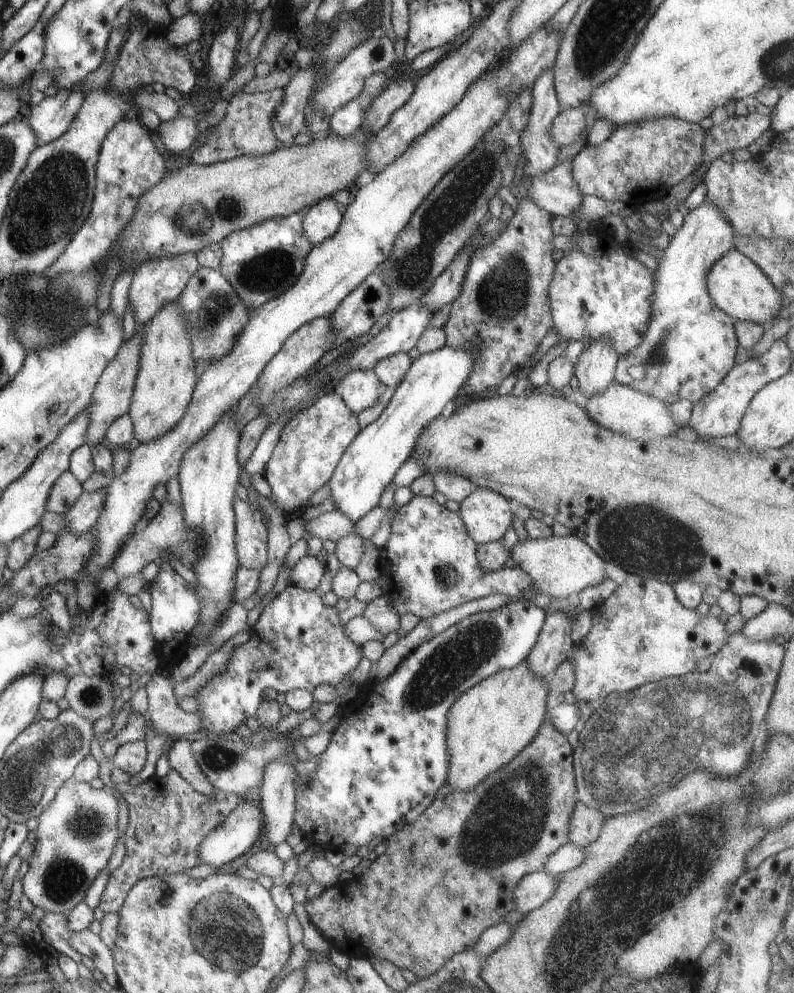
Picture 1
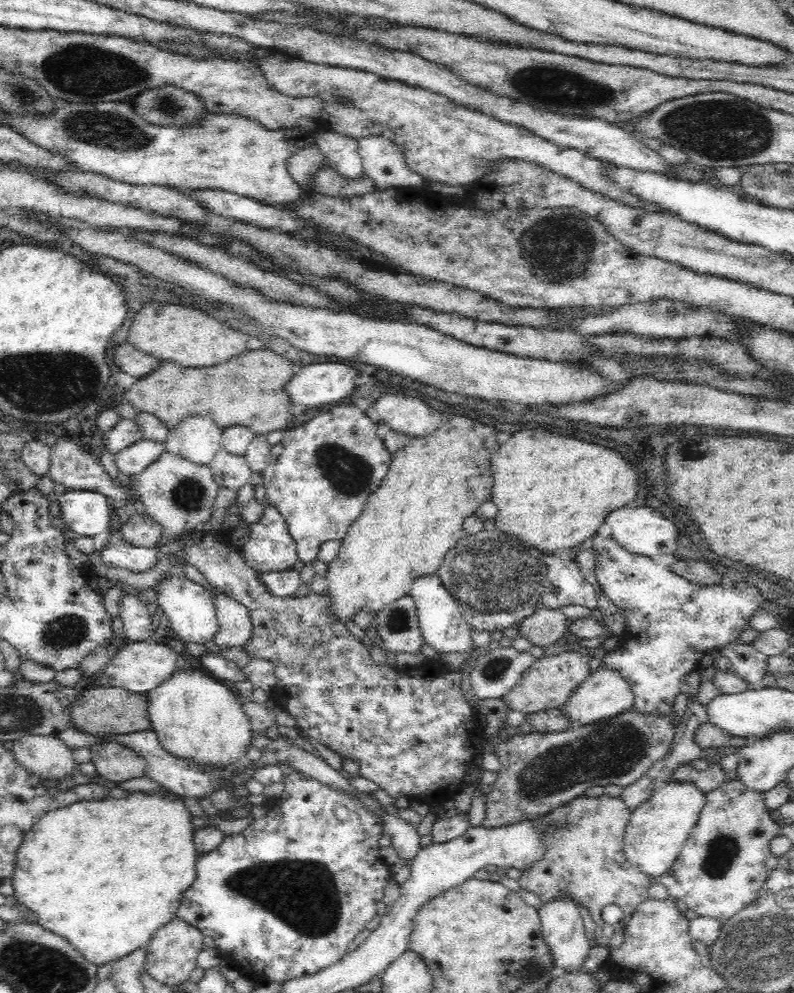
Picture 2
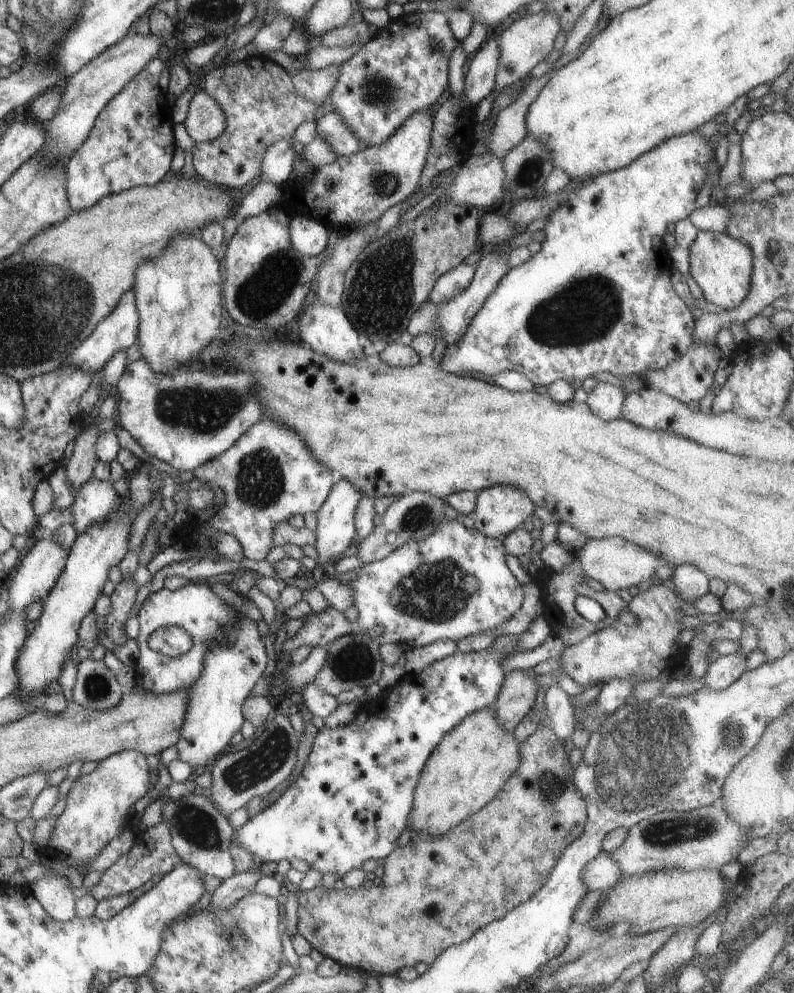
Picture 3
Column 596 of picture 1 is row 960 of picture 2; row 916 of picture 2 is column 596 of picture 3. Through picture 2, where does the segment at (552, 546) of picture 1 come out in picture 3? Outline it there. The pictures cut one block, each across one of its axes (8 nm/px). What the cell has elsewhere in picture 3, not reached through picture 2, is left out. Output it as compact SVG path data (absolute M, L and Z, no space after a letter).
M620 537L587 539L586 544L575 553L583 572L587 577L596 580L604 591L618 592L621 589L635 590L640 581L651 580L655 570L661 565L659 556L653 552Z

